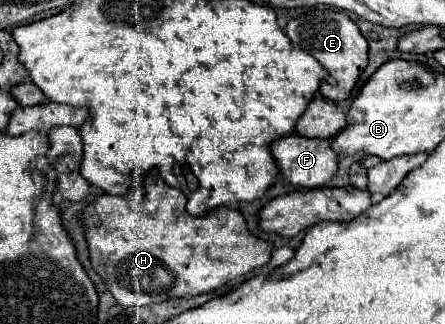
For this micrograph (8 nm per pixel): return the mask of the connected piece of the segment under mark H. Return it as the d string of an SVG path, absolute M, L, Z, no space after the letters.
M148 172L144 178L146 196L98 196L84 208L84 222L88 226L86 240L94 270L102 276L108 290L120 306L148 306L150 302L164 302L170 298L192 298L224 286L228 280L244 276L260 268L272 258L272 242L248 234L244 216L228 206L220 206L206 216L190 216L186 212L186 196L182 190L168 186L158 172Z

